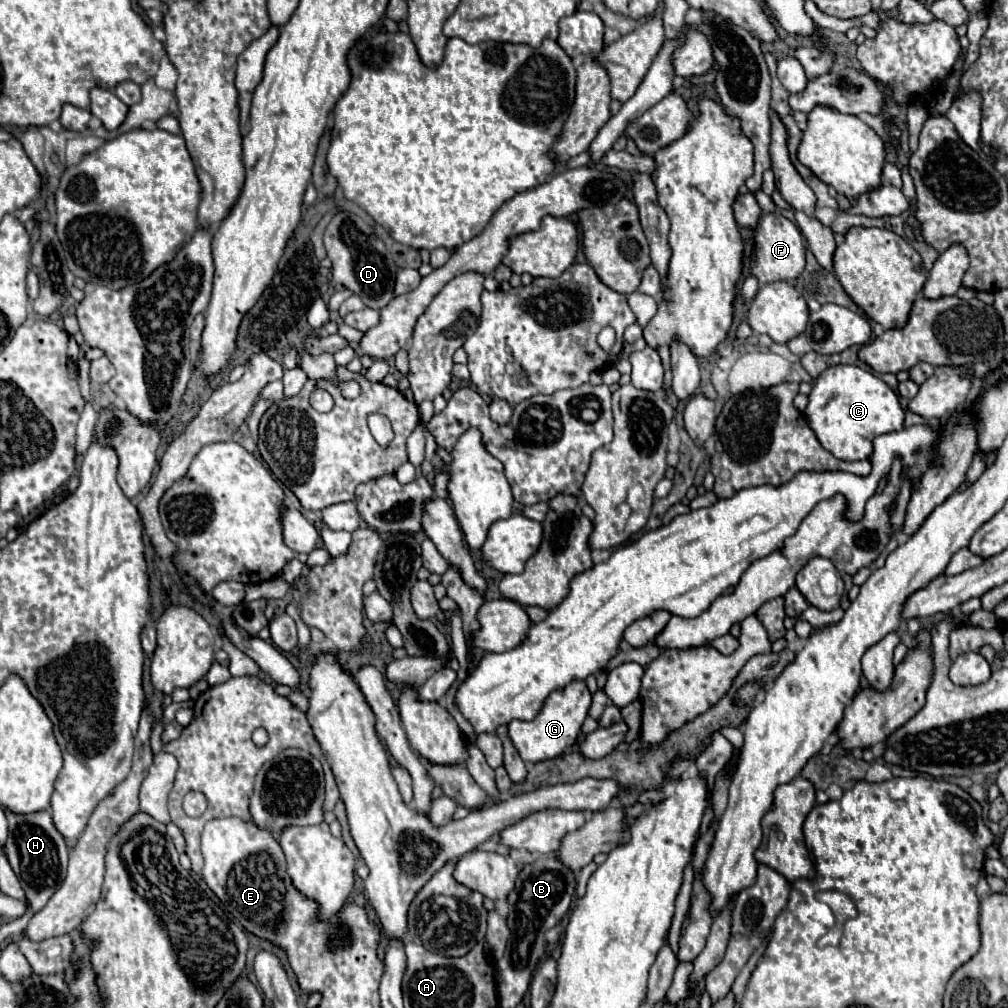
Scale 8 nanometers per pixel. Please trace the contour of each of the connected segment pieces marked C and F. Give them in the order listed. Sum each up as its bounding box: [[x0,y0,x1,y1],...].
[[804,365,904,461],[752,211,806,283]]

